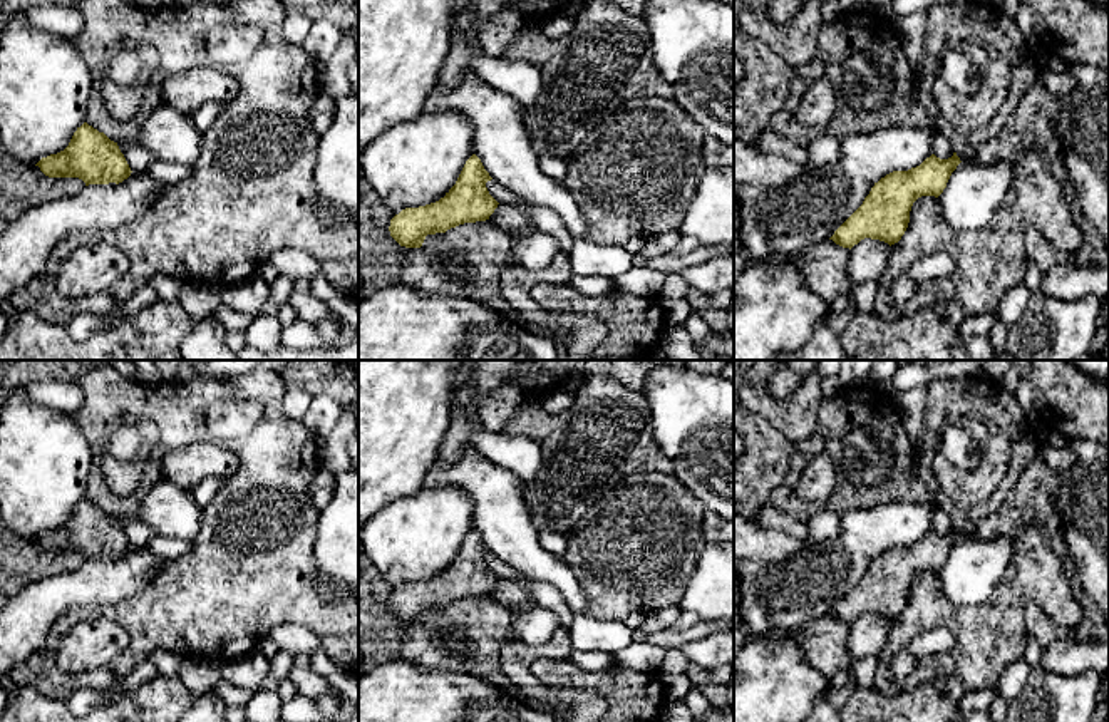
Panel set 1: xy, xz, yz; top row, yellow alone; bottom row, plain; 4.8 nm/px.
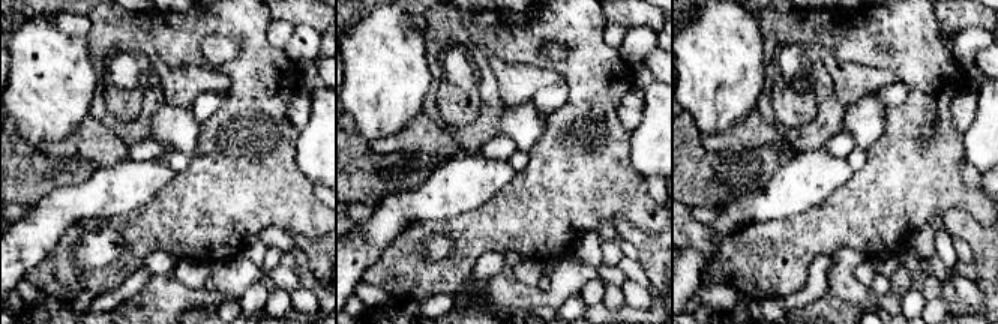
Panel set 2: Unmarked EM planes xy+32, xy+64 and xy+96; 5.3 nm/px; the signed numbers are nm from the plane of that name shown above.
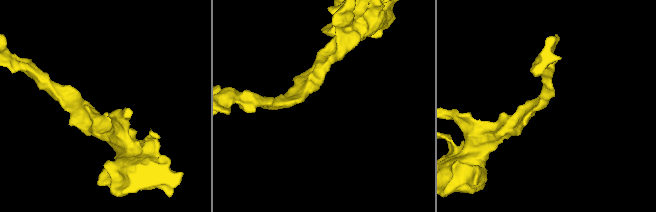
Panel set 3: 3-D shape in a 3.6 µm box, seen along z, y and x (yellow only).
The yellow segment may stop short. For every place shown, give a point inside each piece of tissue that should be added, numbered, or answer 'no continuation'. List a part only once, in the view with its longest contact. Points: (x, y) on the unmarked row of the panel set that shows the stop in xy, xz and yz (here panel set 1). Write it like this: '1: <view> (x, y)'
no continuation

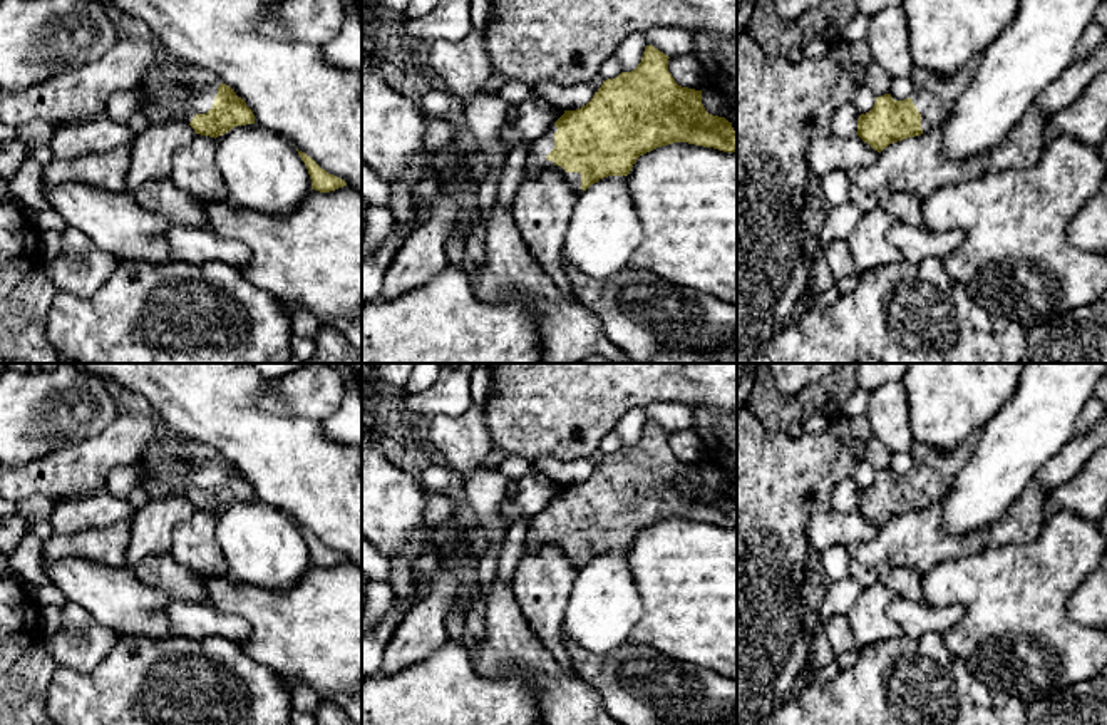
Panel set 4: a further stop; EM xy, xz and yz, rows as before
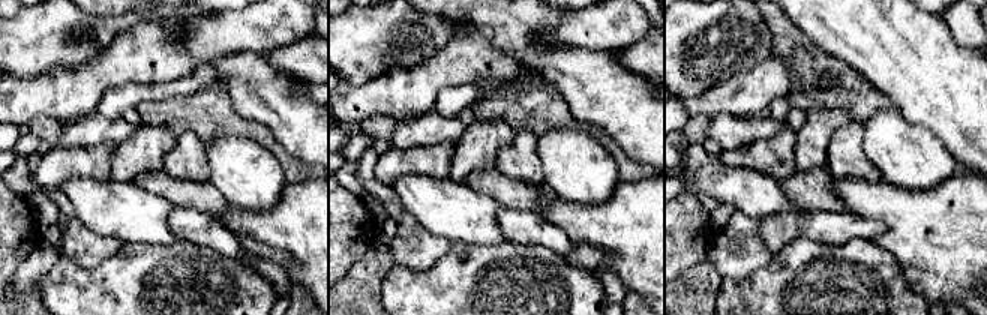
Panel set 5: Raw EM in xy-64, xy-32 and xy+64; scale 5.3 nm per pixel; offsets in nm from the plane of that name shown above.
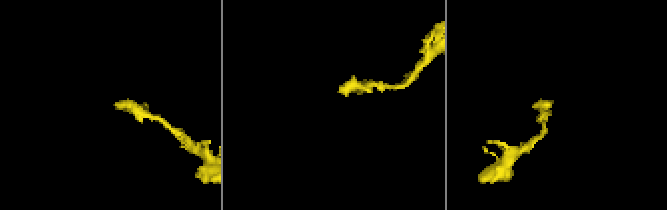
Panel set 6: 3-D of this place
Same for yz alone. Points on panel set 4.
1: yz (933, 471)

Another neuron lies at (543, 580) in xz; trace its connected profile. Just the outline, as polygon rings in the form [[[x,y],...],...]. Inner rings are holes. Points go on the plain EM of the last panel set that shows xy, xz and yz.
[[[558,544],[526,548],[511,588],[528,626],[559,668],[574,675],[563,645],[563,618],[576,579],[576,569]]]

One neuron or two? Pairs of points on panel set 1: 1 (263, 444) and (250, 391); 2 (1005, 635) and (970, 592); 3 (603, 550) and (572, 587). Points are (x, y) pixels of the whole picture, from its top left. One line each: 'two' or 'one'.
1: one
2: two
3: two

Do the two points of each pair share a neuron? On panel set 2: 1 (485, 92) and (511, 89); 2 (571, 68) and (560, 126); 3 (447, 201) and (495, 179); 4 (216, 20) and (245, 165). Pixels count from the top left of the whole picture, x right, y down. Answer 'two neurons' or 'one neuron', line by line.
1: two neurons
2: one neuron
3: one neuron
4: one neuron

